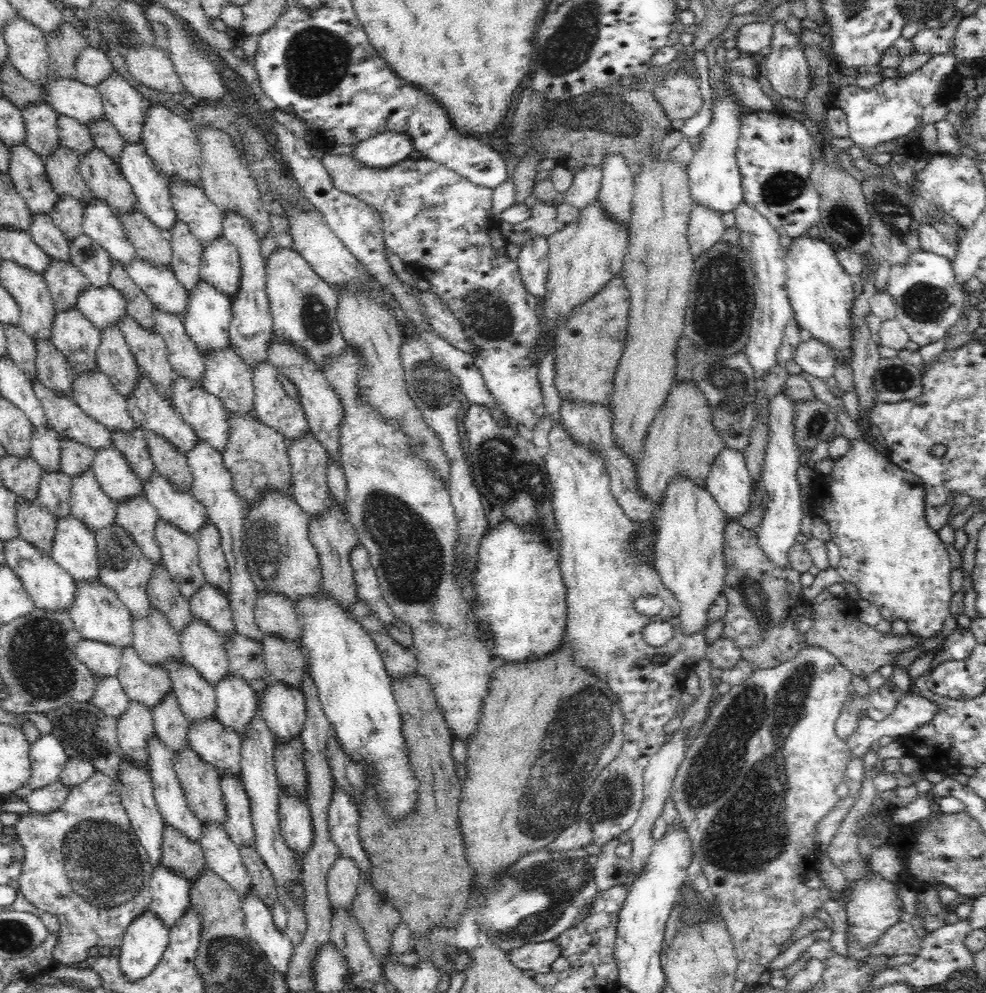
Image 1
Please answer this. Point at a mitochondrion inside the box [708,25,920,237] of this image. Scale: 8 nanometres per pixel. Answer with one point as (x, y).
(781, 188)

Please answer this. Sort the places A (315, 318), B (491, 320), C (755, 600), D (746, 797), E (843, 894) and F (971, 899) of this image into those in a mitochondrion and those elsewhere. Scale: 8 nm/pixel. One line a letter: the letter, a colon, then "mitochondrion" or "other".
A: mitochondrion
B: mitochondrion
C: mitochondrion
D: mitochondrion
E: other
F: other

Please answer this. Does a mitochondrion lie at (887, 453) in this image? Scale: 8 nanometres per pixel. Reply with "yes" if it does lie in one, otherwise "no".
no

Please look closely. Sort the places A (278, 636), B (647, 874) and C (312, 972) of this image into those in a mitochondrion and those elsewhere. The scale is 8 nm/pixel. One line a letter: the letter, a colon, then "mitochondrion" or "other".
A: other
B: other
C: other

